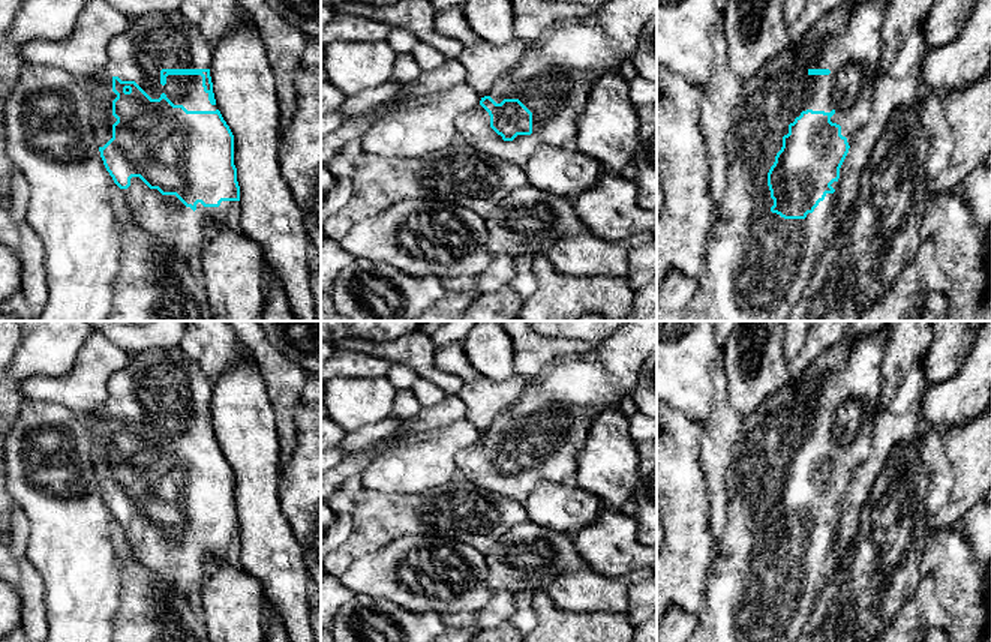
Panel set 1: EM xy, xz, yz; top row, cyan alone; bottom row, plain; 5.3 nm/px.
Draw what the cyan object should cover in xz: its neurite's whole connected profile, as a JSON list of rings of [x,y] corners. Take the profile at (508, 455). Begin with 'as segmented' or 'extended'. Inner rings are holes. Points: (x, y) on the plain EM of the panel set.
extended; [[[630,321],[586,354],[553,358],[526,381],[519,399],[495,418],[477,444],[457,453],[459,472],[522,504],[541,480],[576,484],[576,458],[594,420],[633,393],[645,360],[655,351],[657,321]]]

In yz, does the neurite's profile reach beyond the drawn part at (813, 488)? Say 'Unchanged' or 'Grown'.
Grown

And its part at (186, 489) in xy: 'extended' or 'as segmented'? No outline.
extended

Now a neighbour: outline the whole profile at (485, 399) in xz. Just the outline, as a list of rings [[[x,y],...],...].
[[[514,374],[505,381],[480,376],[463,384],[457,393],[466,405],[466,420],[480,432],[489,432],[498,416],[508,410],[520,396],[526,378]]]

